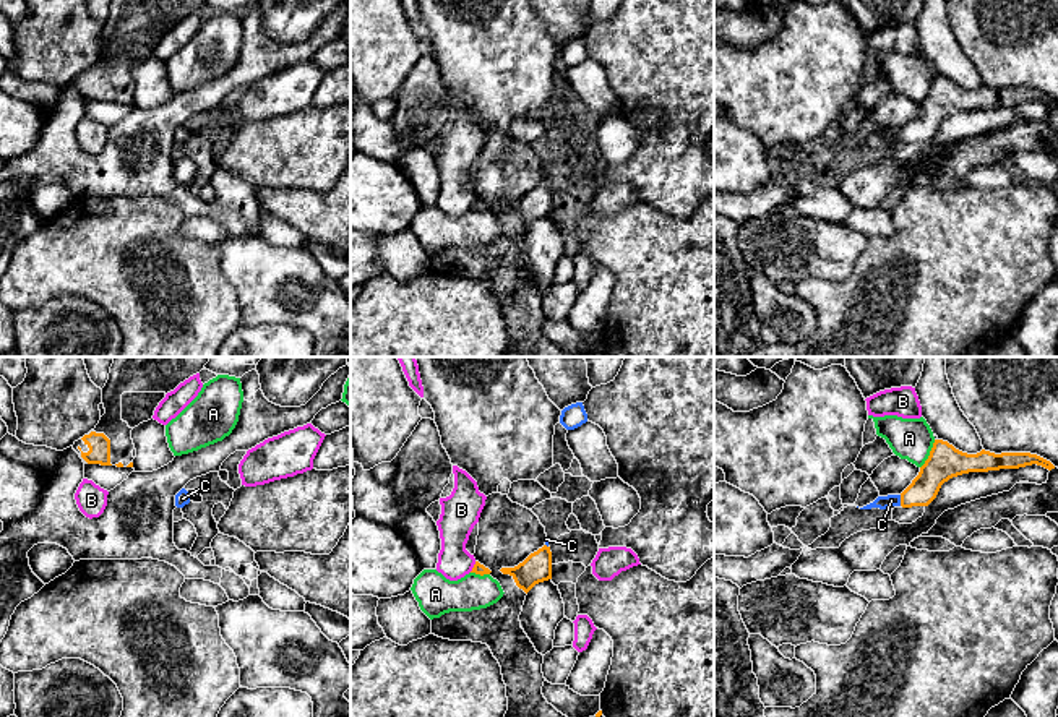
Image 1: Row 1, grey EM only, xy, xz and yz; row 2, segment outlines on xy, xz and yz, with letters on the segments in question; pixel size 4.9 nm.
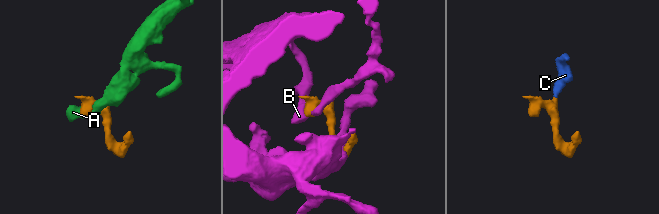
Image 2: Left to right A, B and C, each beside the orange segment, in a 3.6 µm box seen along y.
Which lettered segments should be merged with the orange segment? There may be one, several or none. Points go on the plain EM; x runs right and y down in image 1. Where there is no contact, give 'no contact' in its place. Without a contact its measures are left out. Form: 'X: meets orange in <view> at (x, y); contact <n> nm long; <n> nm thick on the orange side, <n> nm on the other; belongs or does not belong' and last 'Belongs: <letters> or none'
A: meets orange in yz at (930, 91); contact 160 nm long; 170 nm thick on the orange side, 200 nm on the other; does not belong
B: meets orange in xz at (474, 203); contact 70 nm long; 50 nm thick on the orange side, 180 nm on the other; does not belong
C: meets orange in yz at (901, 137); contact 60 nm long; 150 nm thick on the orange side, 60 nm on the other; belongs
Belongs: C

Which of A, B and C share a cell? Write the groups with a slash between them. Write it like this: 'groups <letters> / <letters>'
groups A / B / C

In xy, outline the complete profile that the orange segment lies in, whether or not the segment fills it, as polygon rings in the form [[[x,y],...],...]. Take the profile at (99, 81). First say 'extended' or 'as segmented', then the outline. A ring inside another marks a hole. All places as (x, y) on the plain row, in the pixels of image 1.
extended; [[[112,0],[102,24],[105,50],[73,86],[86,101],[133,104],[131,67],[153,55],[156,44],[206,0]]]

